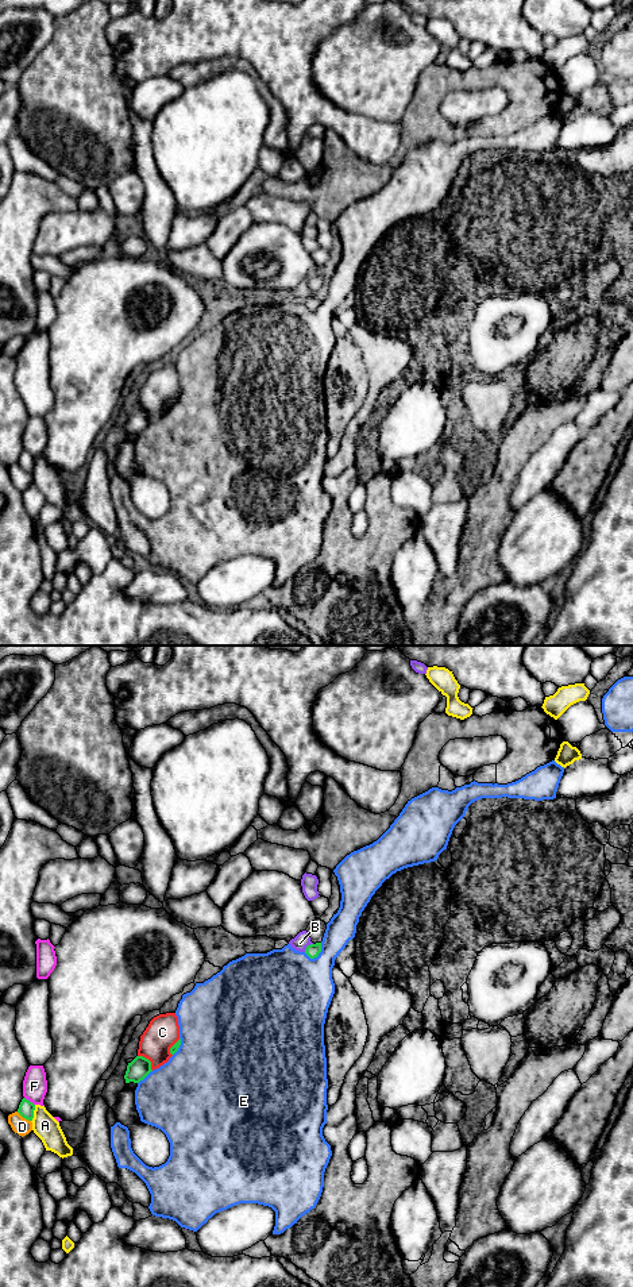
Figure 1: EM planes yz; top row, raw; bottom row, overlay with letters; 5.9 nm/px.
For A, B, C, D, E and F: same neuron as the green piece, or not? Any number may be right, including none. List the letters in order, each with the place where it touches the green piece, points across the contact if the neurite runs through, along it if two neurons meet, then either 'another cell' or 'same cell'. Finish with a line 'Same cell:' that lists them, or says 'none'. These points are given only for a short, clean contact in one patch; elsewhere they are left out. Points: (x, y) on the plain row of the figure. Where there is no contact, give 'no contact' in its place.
A: contact yz (33, 465); another cell
B: contact yz (307, 299); border yz (312, 295), (304, 303); another cell
C: contact yz (149, 412); another cell
D: contact yz (23, 469); border yz (16, 463), (30, 473); another cell
E: contact yz (316, 308); another cell
F: contact yz (29, 453); another cell
Same cell: none

